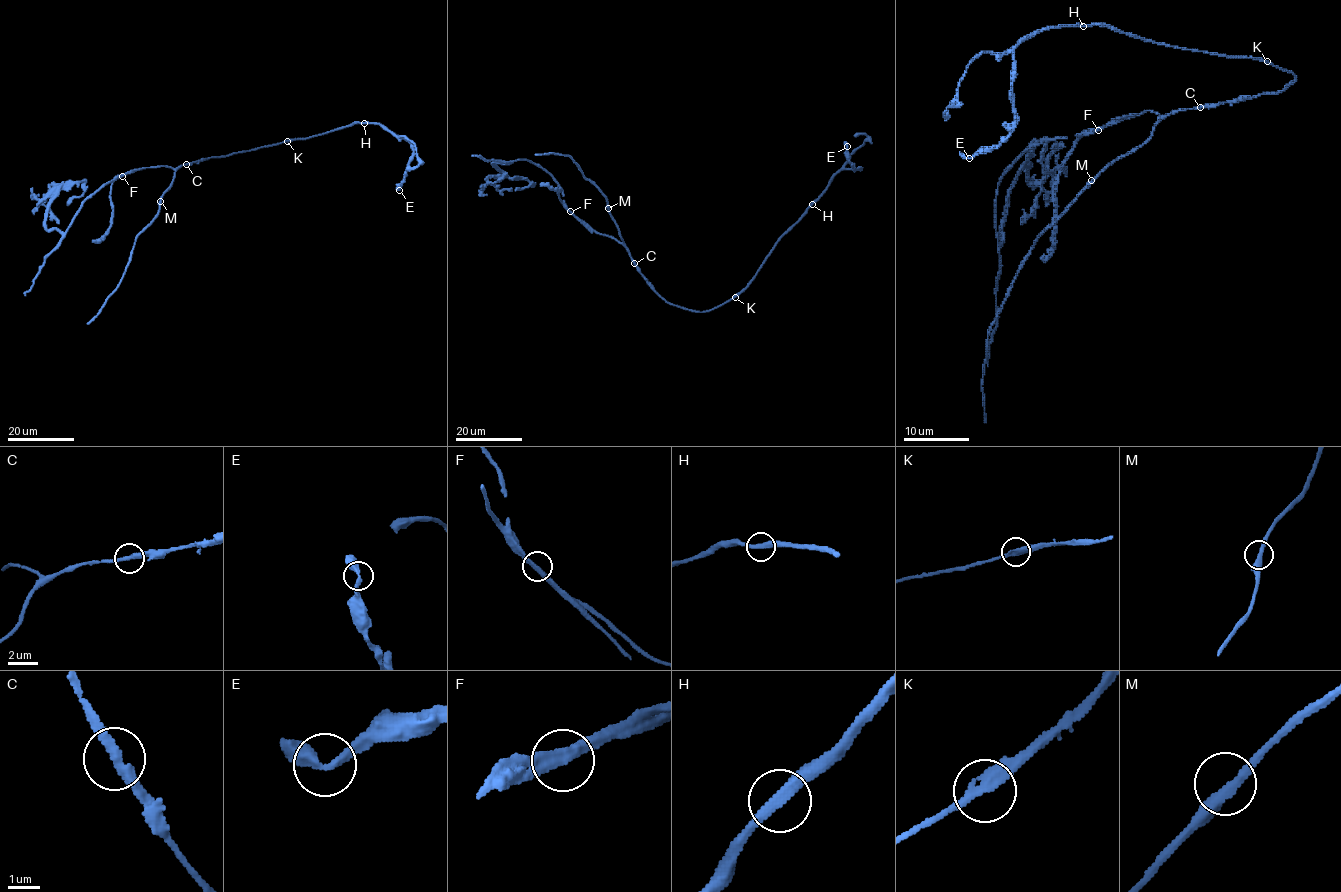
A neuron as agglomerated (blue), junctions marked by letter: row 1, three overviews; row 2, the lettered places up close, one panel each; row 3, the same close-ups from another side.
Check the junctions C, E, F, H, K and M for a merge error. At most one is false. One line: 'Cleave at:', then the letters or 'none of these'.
Cleave at: F

